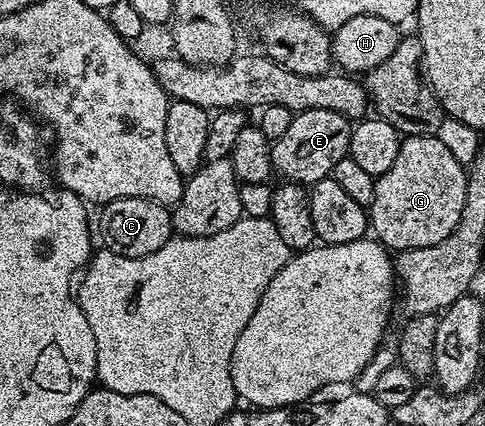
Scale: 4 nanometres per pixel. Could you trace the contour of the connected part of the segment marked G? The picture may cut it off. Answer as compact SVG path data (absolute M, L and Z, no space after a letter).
M438 135L408 136L397 150L393 166L384 176L375 182L373 202L369 209L369 228L374 239L388 250L406 250L433 246L441 243L457 226L461 210L465 210L465 190L467 189L467 172L465 164L451 153L451 148Z

